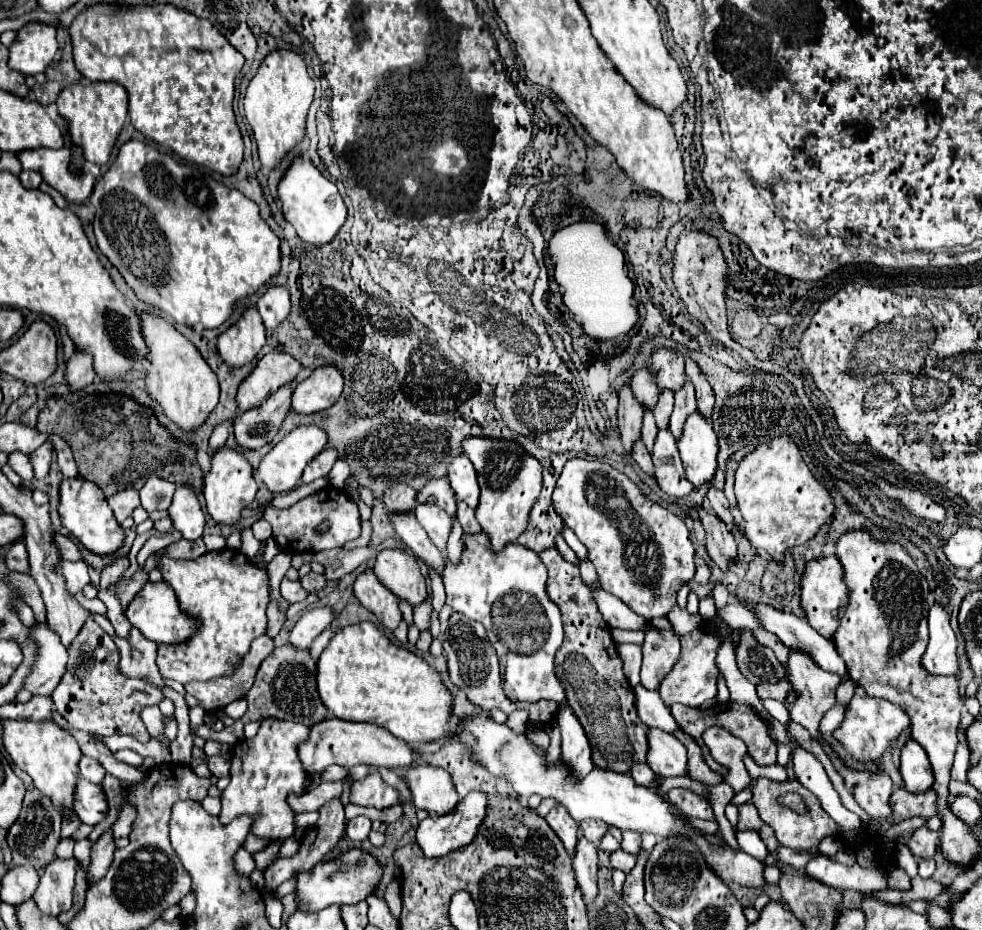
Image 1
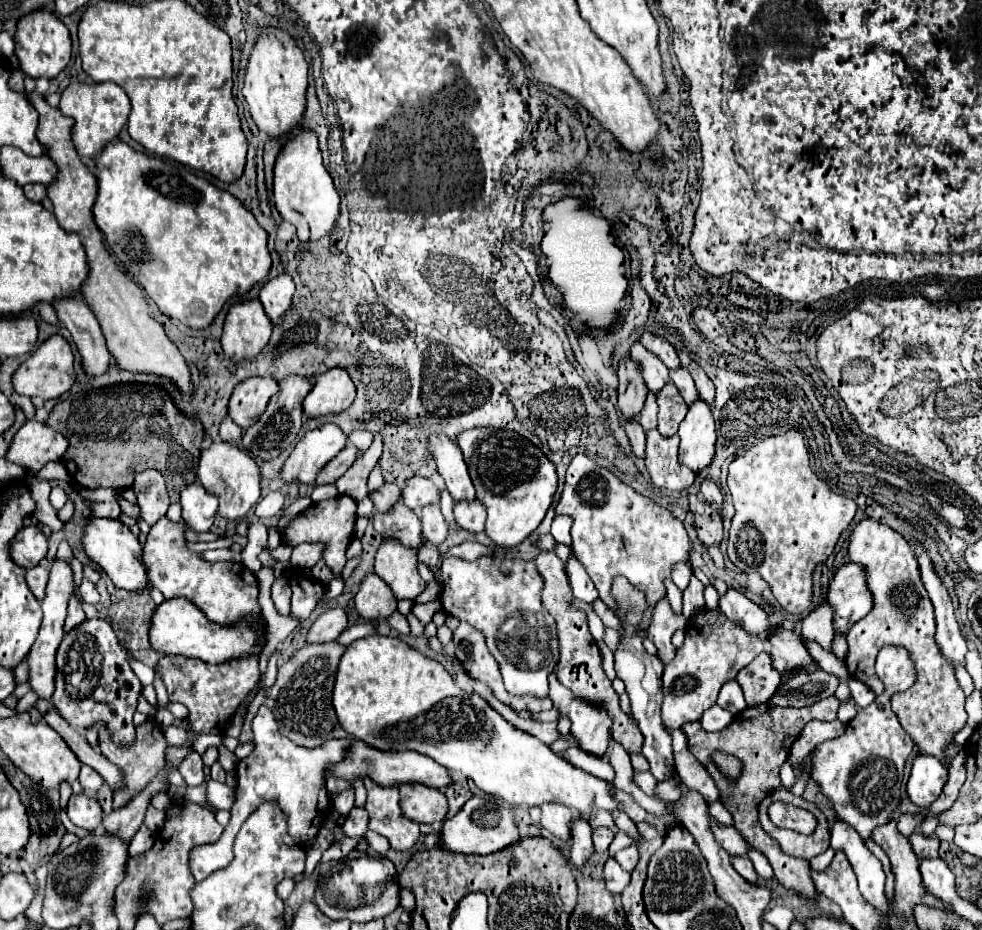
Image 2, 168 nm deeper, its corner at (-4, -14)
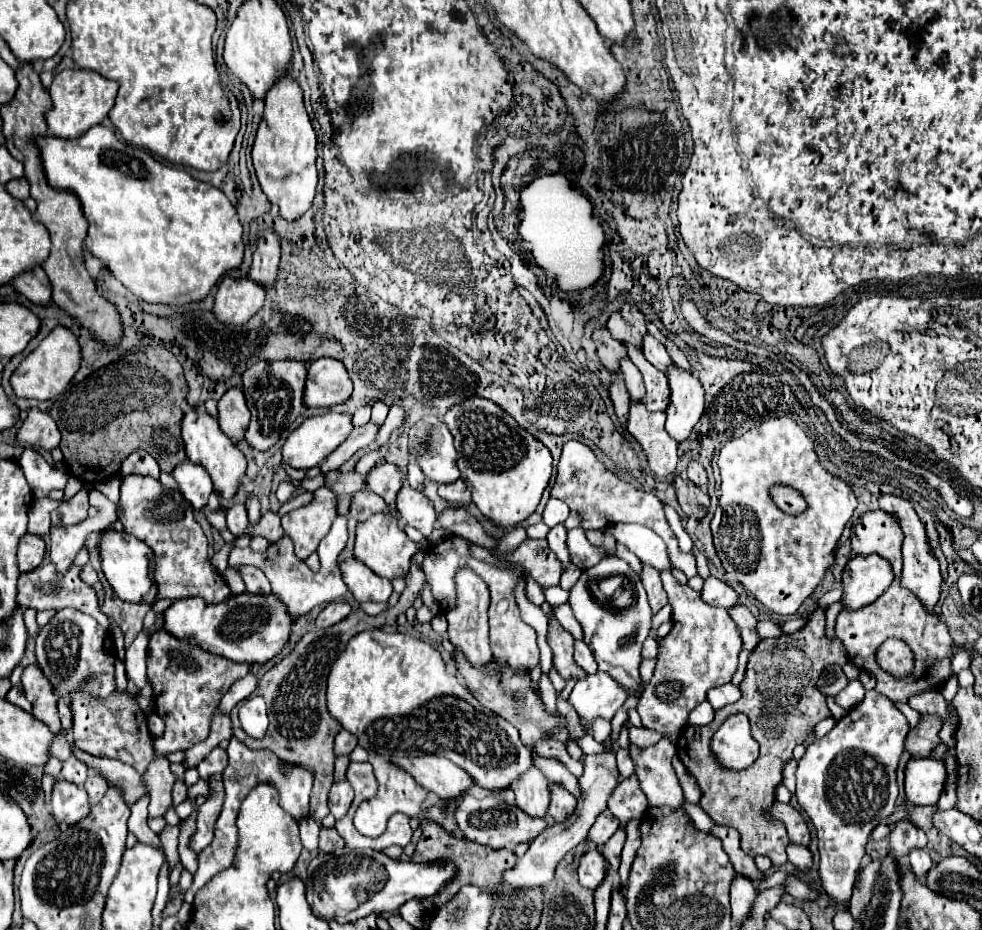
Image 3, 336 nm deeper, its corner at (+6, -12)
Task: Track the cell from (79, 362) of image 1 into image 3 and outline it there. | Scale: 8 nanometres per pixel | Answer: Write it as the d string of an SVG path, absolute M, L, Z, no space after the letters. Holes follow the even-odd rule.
M41 266L29 270L29 274L23 274L21 278L13 278L11 286L35 304L45 306L51 302L51 282Z

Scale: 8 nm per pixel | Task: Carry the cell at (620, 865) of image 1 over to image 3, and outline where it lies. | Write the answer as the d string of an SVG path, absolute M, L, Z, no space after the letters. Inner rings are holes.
M597 850L585 852L581 856L577 872L579 872L581 886L595 890L605 878L605 858L603 858L603 854L599 854Z

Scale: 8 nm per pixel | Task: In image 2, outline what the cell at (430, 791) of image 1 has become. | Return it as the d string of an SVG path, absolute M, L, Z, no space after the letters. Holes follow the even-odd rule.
M401 784L401 810L419 824L439 824L449 812L447 796L423 784Z

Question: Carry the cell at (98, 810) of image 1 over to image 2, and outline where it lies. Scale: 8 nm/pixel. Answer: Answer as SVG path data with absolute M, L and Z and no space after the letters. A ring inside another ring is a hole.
M73 794L67 806L67 816L75 826L81 826L85 830L95 830L101 824L103 810L95 796L91 794Z

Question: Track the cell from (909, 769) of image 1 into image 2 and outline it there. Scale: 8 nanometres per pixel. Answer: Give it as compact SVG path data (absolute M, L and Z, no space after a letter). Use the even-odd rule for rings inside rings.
M919 754L913 760L913 770L907 782L907 794L913 804L929 808L941 794L947 782L947 768L935 758Z

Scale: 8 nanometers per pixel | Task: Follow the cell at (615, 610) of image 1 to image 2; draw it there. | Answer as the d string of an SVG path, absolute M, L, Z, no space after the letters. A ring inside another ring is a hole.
M575 556L567 562L567 576L569 576L569 584L573 588L573 596L577 600L587 602L589 606L595 604L595 600L599 598L599 592L595 588L595 584L591 584L591 578L587 576L585 568L575 560Z

